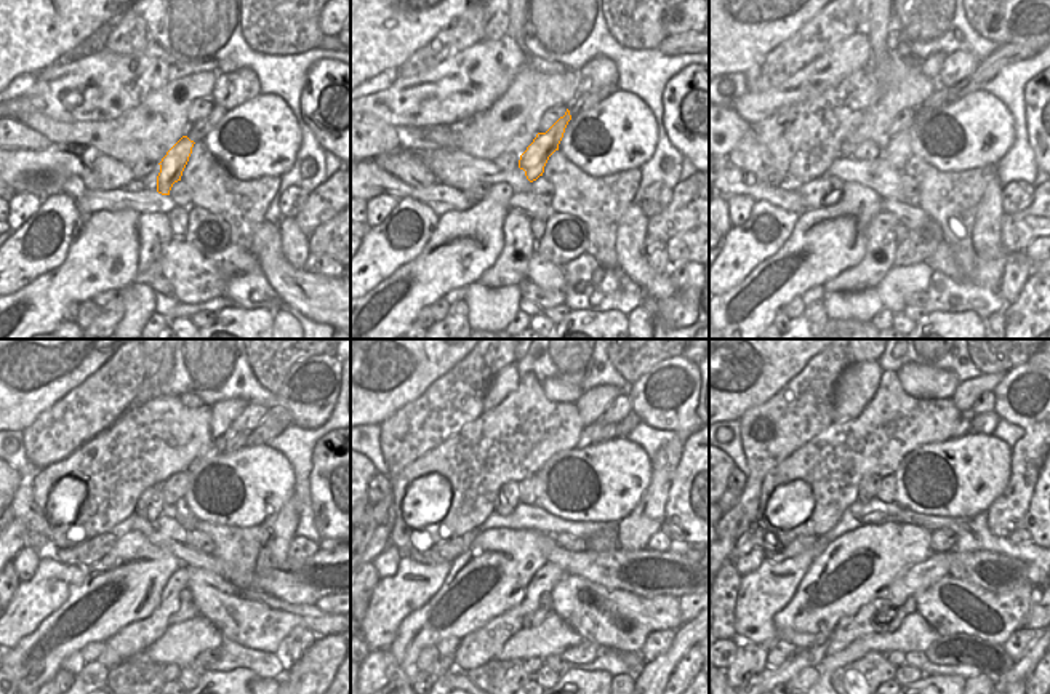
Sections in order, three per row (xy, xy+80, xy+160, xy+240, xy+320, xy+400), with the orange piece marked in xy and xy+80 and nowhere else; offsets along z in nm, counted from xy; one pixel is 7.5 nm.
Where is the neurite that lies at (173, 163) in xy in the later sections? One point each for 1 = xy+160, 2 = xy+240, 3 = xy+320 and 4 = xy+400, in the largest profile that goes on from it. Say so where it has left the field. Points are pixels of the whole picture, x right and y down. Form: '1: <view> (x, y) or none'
1: xy+160 (898, 149)
2: xy+240 (236, 440)
3: xy+320 (602, 432)
4: xy+400 (985, 422)

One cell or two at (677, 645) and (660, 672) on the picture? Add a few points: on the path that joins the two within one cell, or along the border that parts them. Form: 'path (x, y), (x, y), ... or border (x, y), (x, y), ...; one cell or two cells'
path (676, 651), (663, 666); one cell

